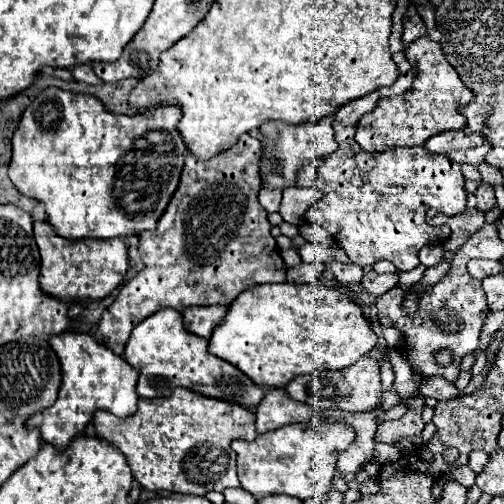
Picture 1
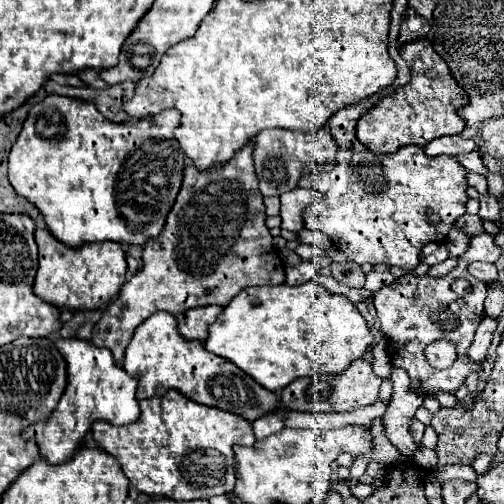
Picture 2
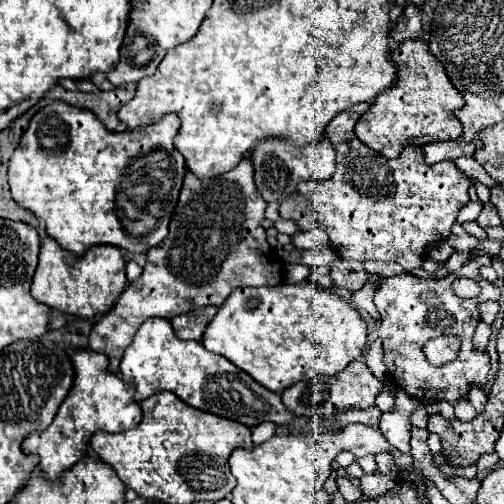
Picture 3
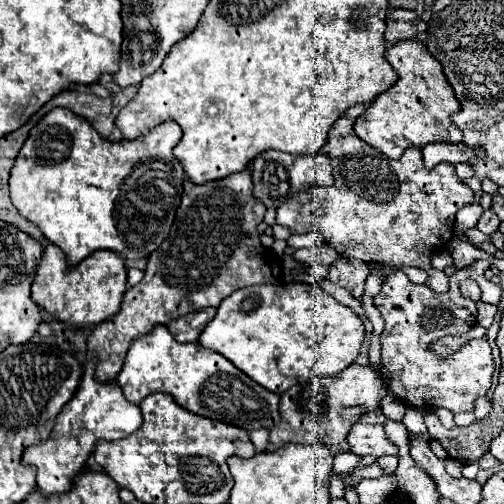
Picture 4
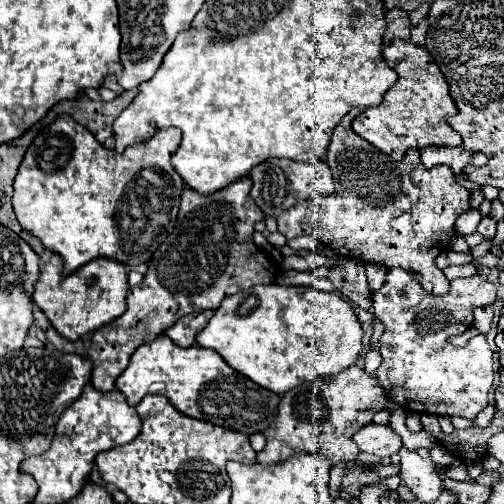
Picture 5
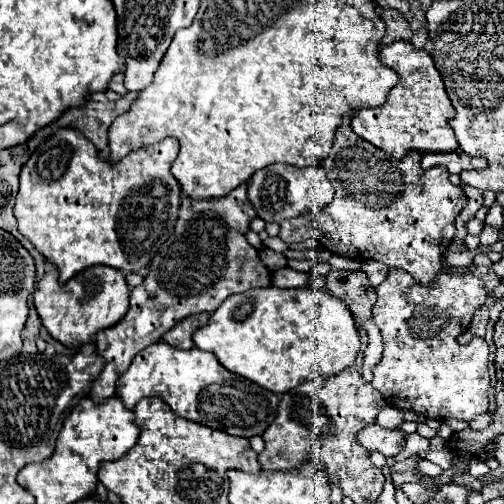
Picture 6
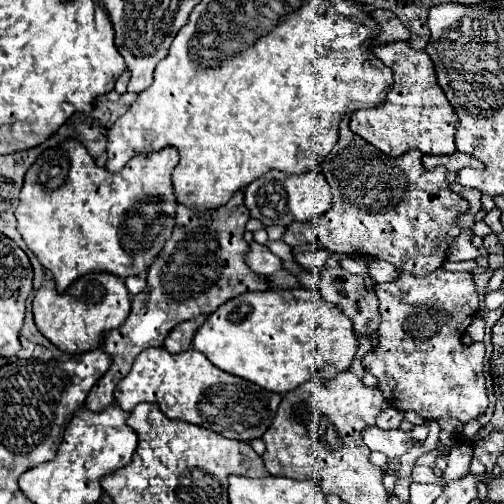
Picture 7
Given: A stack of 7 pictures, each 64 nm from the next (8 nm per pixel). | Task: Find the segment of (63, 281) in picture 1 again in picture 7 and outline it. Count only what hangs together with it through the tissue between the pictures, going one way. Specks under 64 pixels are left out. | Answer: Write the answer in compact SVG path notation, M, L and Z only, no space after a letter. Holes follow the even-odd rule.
M90 272L70 284L62 294L56 290L54 280L48 278L36 292L32 310L36 326L52 344L64 352L78 354L98 346L102 332L114 330L126 320L130 312L130 292L124 280L110 272Z

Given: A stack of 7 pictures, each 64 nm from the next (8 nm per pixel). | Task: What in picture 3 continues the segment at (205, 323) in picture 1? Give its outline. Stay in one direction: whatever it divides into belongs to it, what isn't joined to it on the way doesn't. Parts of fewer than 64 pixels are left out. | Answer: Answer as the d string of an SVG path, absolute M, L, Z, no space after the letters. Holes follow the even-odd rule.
M204 306L198 310L192 310L188 314L180 314L172 320L174 332L180 340L196 340L202 342L204 330L206 326L212 322L212 318L216 316L218 308L216 306Z

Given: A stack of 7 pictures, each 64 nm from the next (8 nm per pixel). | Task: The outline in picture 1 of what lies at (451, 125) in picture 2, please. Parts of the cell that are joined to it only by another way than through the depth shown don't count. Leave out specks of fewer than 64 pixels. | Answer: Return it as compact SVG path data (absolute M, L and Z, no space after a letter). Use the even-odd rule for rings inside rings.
M424 36L406 48L406 58L414 66L412 88L402 96L380 98L376 110L362 116L356 126L354 140L368 152L384 152L402 146L424 146L430 136L442 130L462 130L466 126L466 118L460 114L458 106L468 104L474 94L464 86L458 72L450 66L442 46Z

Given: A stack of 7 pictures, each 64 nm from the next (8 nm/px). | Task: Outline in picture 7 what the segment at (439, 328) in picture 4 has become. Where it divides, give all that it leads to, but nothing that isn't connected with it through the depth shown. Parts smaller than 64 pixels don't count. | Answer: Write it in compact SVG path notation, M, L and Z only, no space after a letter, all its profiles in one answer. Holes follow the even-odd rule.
M438 268L436 272L428 274L428 276L422 276L422 278L416 278L416 276L410 276L408 272L400 272L400 276L392 282L386 282L386 284L376 284L376 296L378 296L378 310L380 310L380 328L378 328L378 334L380 334L380 344L374 352L366 354L362 364L364 364L364 370L372 372L376 378L378 378L378 390L384 394L384 398L388 400L390 406L394 406L396 410L400 412L408 412L408 410L414 410L418 412L422 418L426 420L438 420L442 416L452 416L452 418L458 418L460 422L470 422L478 416L482 416L488 408L488 394L486 394L486 378L482 374L482 368L484 368L484 342L474 342L470 346L462 344L462 328L460 326L470 326L472 318L476 316L478 308L480 308L480 300L482 296L476 292L476 282L474 282L474 276L470 272L446 272L444 268Z

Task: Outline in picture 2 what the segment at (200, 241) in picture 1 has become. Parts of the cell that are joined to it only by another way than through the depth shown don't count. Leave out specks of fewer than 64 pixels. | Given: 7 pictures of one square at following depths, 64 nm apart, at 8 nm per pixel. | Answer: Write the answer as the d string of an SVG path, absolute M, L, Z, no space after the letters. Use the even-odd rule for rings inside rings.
M248 142L224 166L198 170L194 164L188 164L184 168L182 188L176 196L170 214L166 216L166 224L160 236L150 238L142 248L144 266L122 286L118 298L106 308L106 312L92 330L92 344L106 346L118 364L122 364L124 360L124 350L136 326L158 310L180 314L196 306L226 306L238 292L248 286L284 284L284 264L272 244L272 234L264 224L266 212L262 204L262 194L258 190L252 152L254 146Z

